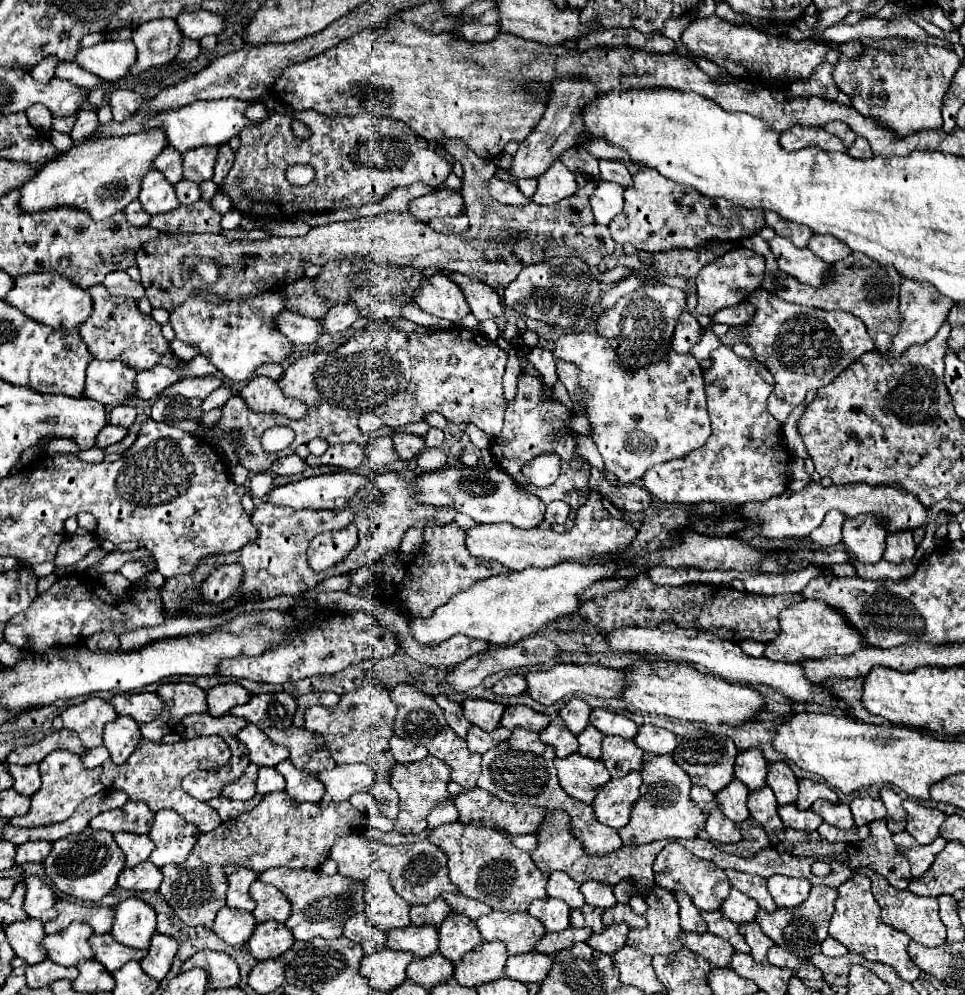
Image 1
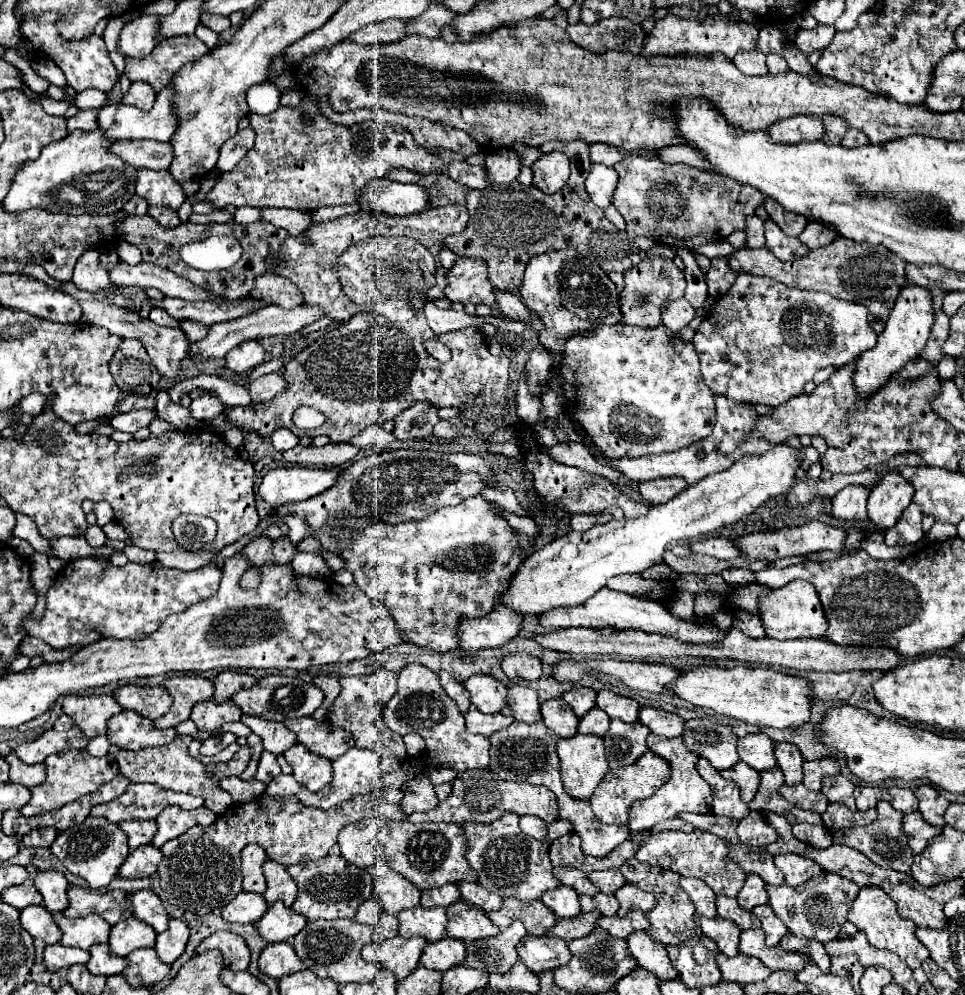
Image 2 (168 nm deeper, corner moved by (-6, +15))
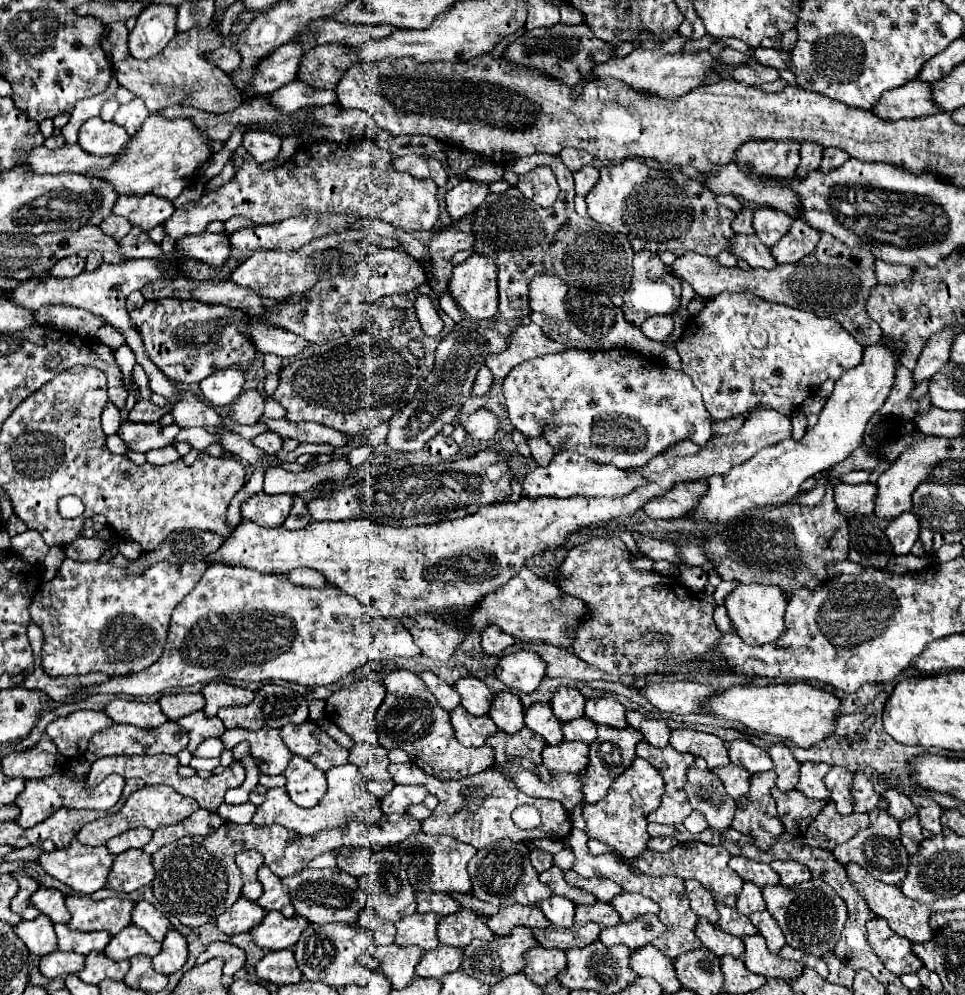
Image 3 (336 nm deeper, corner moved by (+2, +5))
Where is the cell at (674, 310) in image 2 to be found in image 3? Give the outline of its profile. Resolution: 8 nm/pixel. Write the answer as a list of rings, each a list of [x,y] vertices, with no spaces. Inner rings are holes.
[[[670,314],[668,316],[650,316],[640,326],[642,334],[650,340],[656,340],[656,342],[664,340],[672,332],[672,328],[674,328],[674,318]]]

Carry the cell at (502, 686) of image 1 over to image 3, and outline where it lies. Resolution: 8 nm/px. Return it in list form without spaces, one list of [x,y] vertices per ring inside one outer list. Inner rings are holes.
[[[518,650],[500,658],[496,678],[502,680],[512,692],[534,692],[546,676],[546,662],[538,652]]]

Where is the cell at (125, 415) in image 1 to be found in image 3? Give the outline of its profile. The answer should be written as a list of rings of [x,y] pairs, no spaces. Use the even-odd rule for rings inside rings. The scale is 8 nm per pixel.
[[[140,400],[136,402],[136,406],[130,410],[128,420],[132,422],[160,422],[164,414],[170,414],[172,406],[154,406],[148,400]]]

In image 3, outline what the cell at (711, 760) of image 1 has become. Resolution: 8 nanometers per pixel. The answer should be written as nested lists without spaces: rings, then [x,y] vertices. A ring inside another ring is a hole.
[[[688,728],[674,730],[670,744],[678,752],[690,752],[694,756],[704,758],[710,768],[726,766],[730,762],[728,752],[726,752],[726,742],[712,734],[704,734],[704,732],[696,732],[696,730],[688,730]]]

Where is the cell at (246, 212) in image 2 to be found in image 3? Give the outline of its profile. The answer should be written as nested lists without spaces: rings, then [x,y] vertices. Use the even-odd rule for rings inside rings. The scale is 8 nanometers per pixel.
[[[204,232],[200,236],[186,236],[186,238],[178,240],[176,250],[196,256],[198,260],[210,264],[210,268],[214,268],[214,270],[220,270],[220,266],[224,266],[224,262],[230,256],[226,232],[222,232],[222,234]]]

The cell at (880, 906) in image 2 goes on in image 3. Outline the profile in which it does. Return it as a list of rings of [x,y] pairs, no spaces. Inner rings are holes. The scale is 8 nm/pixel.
[[[874,916],[866,926],[868,926],[868,942],[872,950],[878,954],[878,958],[884,962],[884,966],[890,972],[902,976],[922,968],[920,958],[912,954],[912,942],[894,934],[888,922]]]

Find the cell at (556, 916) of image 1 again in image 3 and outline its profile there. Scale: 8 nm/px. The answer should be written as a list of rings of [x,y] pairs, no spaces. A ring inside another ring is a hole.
[[[550,896],[544,902],[540,902],[540,908],[544,916],[560,928],[570,928],[574,924],[574,902],[564,898],[564,896]]]

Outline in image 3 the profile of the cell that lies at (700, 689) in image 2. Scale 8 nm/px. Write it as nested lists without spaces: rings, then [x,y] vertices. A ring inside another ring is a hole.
[[[792,682],[792,684],[772,684],[772,686],[732,686],[726,692],[712,696],[706,704],[706,710],[714,716],[736,720],[746,724],[752,730],[780,736],[784,740],[794,742],[800,748],[814,746],[824,738],[836,732],[836,718],[838,718],[840,700],[836,694],[806,684],[806,682]]]

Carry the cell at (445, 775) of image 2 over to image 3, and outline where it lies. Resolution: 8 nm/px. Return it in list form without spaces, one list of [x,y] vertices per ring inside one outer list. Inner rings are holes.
[[[395,785],[390,794],[382,798],[382,812],[384,814],[402,814],[412,804],[420,804],[426,798],[428,790],[424,786]]]

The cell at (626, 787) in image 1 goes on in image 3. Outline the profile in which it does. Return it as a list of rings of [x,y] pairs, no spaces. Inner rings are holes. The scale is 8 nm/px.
[[[634,758],[630,768],[614,780],[608,794],[600,802],[584,806],[582,816],[586,820],[588,838],[596,838],[606,846],[612,846],[612,850],[616,850],[616,854],[622,858],[636,858],[636,854],[640,854],[640,850],[644,850],[650,840],[650,834],[646,830],[646,818],[652,810],[660,806],[662,794],[664,780],[658,770],[644,758]]]

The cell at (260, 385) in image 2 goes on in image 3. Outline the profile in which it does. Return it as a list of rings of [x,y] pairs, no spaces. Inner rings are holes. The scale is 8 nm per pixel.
[[[246,390],[232,404],[230,420],[238,424],[256,424],[264,414],[264,398],[258,390]]]

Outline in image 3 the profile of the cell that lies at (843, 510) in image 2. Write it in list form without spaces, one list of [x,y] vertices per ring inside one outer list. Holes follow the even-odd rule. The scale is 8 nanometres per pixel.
[[[838,484],[834,486],[834,500],[838,510],[852,518],[852,516],[868,516],[874,512],[874,498],[876,498],[876,484]]]

